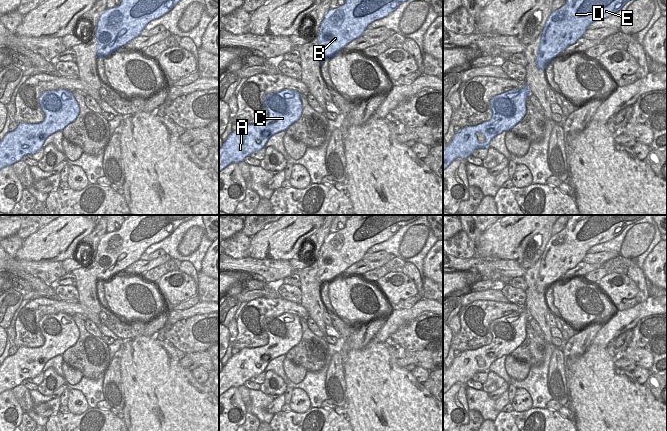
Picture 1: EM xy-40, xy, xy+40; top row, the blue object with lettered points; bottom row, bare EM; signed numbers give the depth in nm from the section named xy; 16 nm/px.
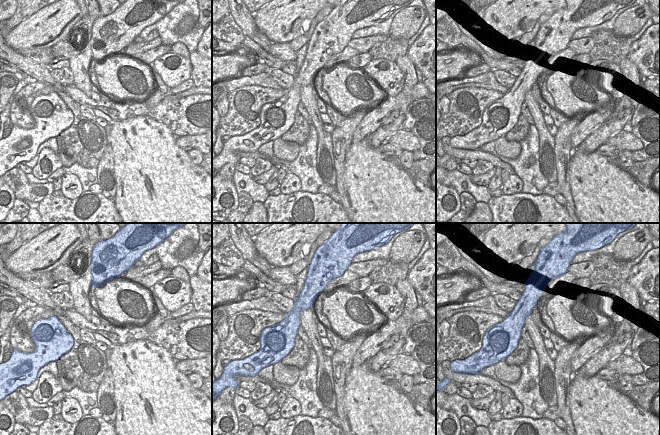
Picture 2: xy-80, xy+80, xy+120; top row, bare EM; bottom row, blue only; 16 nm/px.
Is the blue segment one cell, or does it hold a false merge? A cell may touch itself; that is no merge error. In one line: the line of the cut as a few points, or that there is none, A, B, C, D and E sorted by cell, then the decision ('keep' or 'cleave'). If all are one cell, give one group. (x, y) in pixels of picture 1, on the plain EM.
cut none; groups A B C D E; keep

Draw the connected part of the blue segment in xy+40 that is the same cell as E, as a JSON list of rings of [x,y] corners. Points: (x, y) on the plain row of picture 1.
[[[572,215],[561,232],[551,236],[541,256],[536,288],[542,295],[568,270],[583,261],[587,251],[598,244],[618,236],[628,225],[641,220],[645,215]]]

